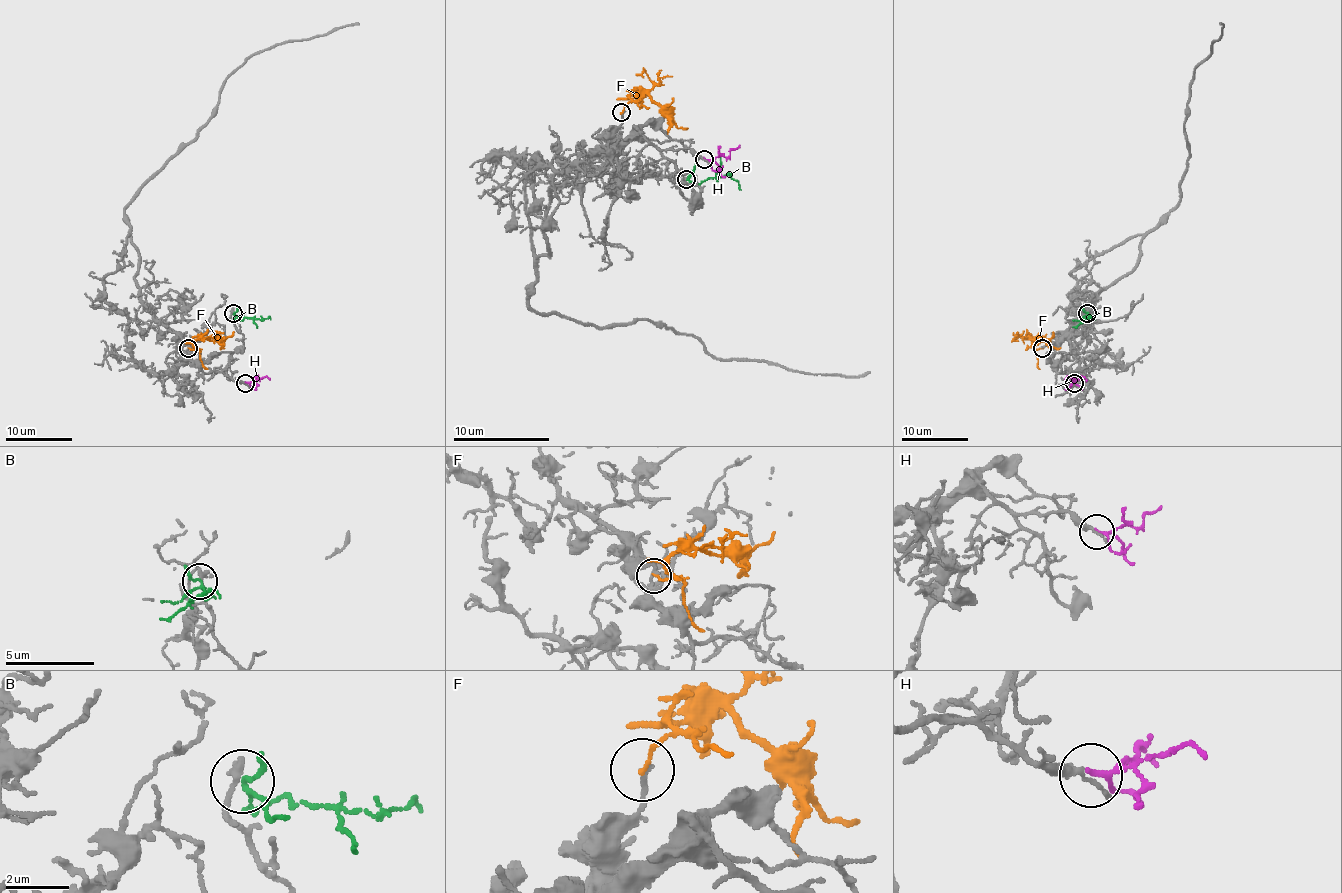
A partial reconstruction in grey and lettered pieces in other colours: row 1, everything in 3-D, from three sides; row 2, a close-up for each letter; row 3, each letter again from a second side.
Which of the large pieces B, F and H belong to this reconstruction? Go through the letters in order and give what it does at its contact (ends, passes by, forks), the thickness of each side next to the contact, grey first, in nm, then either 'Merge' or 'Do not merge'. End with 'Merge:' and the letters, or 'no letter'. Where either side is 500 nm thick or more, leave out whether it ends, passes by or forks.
B: It forks there. Thickness 300 nm (grey) against 120 nm. Do not merge
F: It ends there. Thickness 160 nm (grey) against 110 nm. Do not merge
H: It forks there. Thickness 240 nm (grey) against 120 nm. Merge
Merge: H

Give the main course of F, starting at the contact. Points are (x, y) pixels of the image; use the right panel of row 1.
F: (1041, 348), (1035, 349), (1030, 338), (1048, 341), (1053, 331)

